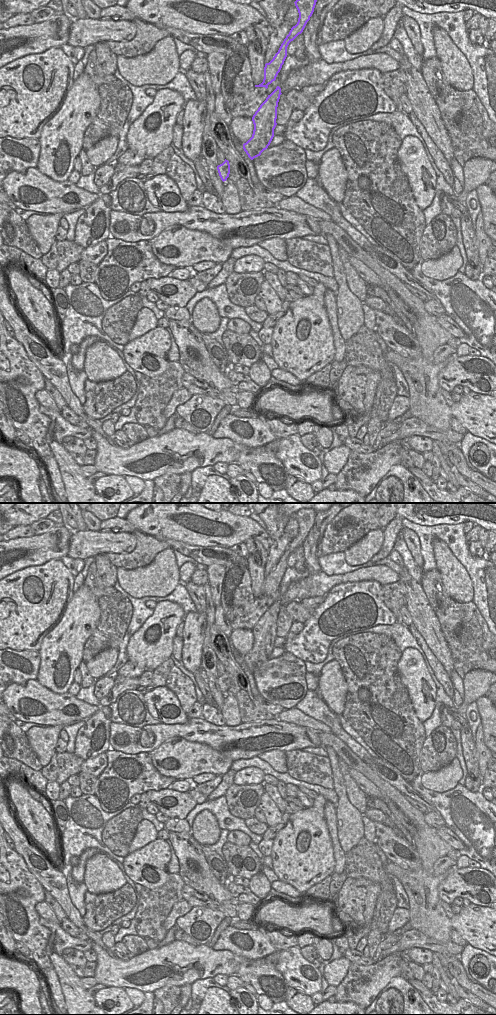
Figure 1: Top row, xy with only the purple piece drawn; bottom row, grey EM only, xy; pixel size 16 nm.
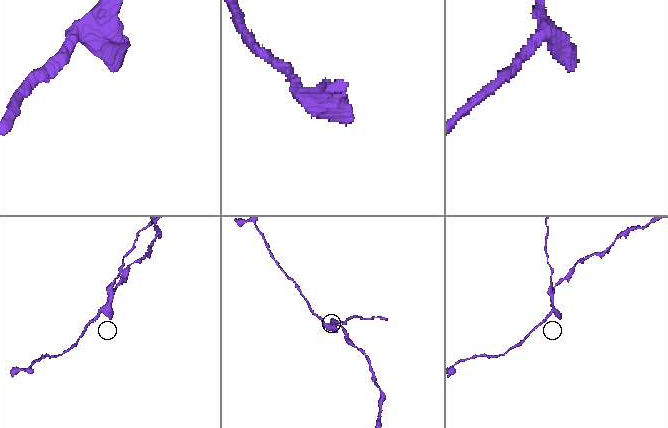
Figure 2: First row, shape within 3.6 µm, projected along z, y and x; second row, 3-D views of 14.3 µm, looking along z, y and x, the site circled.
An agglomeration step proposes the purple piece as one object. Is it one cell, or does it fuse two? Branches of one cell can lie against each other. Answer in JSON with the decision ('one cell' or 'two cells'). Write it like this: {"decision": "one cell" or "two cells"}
{"decision": "two cells"}

